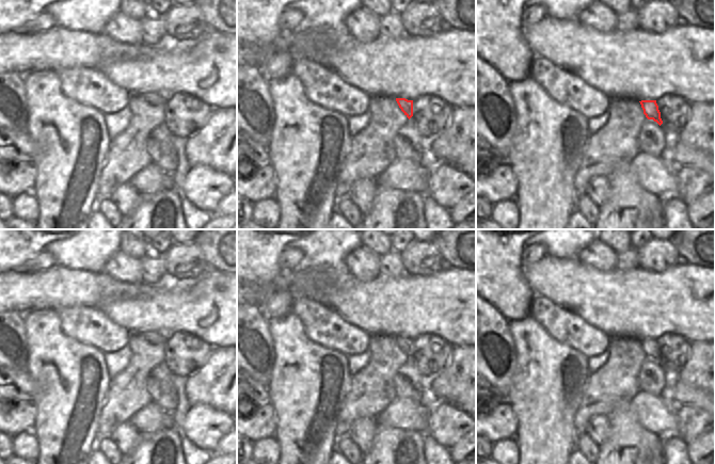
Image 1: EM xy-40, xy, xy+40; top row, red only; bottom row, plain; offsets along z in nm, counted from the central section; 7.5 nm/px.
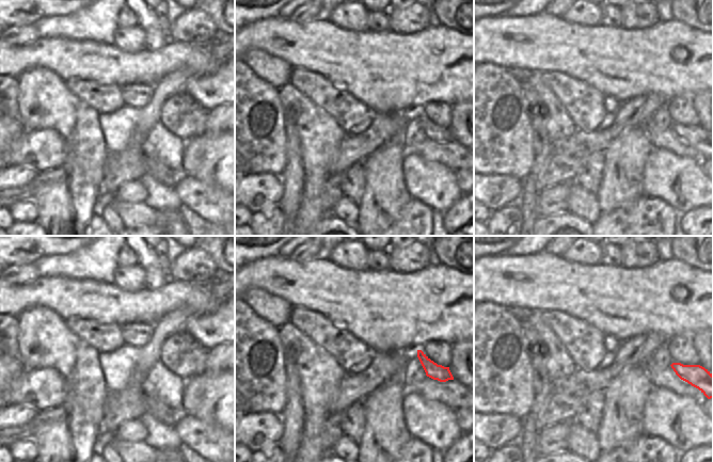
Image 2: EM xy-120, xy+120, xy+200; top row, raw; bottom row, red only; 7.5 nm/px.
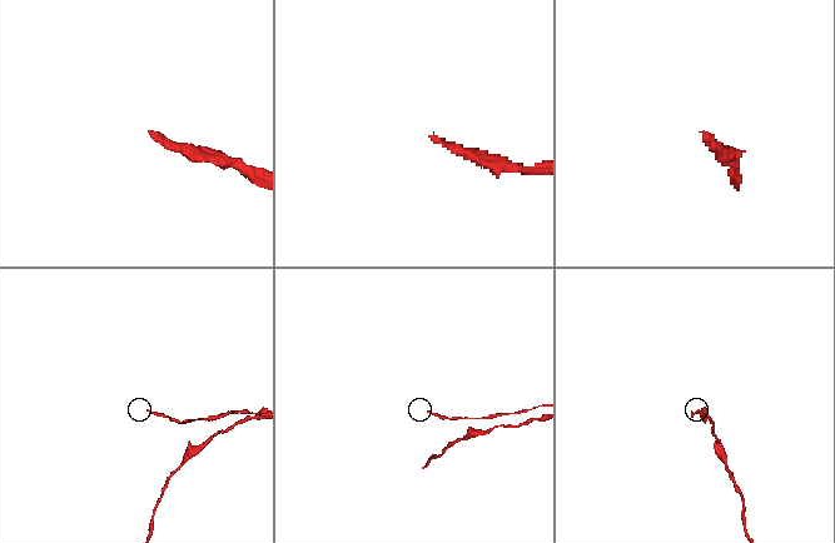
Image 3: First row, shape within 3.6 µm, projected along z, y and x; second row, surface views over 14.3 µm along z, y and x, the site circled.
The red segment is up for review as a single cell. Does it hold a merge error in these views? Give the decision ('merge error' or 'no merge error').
merge error

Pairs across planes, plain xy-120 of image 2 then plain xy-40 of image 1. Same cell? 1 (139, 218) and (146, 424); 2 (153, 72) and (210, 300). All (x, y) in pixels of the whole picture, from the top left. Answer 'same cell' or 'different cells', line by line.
1: different cells
2: different cells

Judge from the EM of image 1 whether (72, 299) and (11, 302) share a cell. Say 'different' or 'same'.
same

